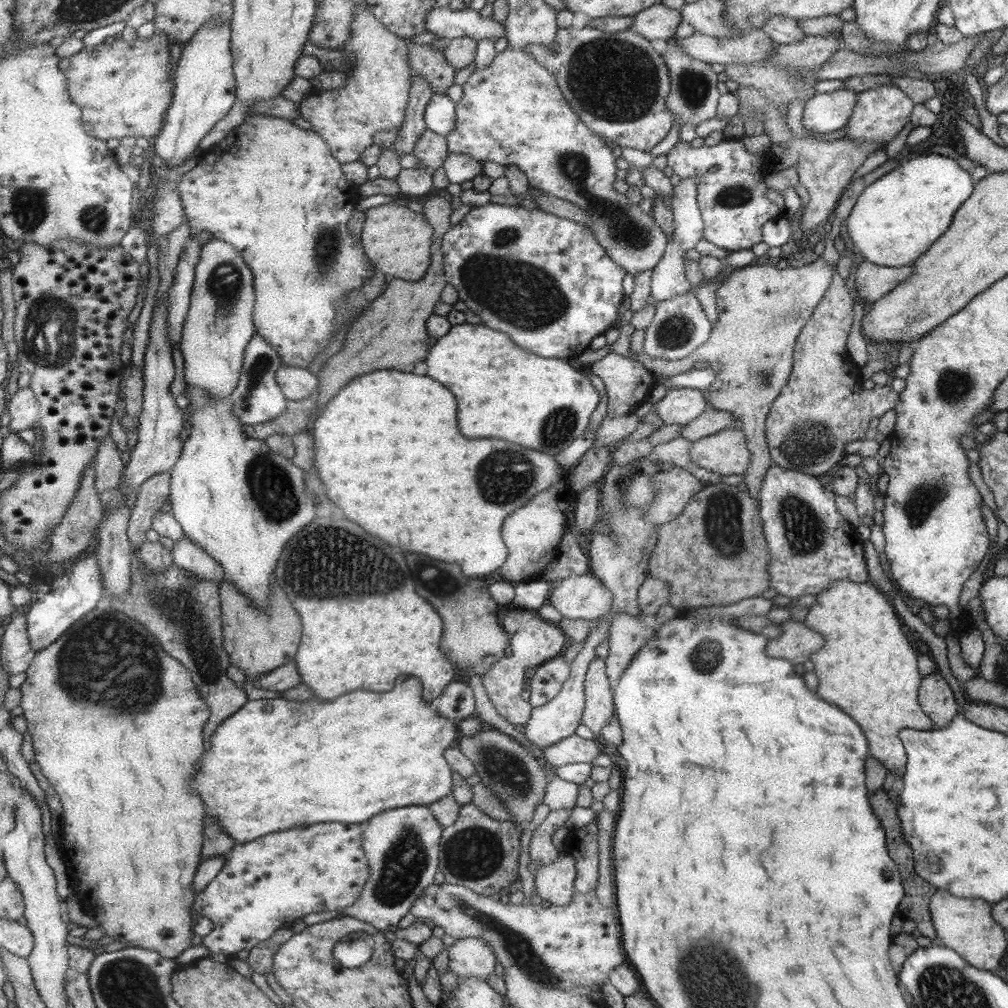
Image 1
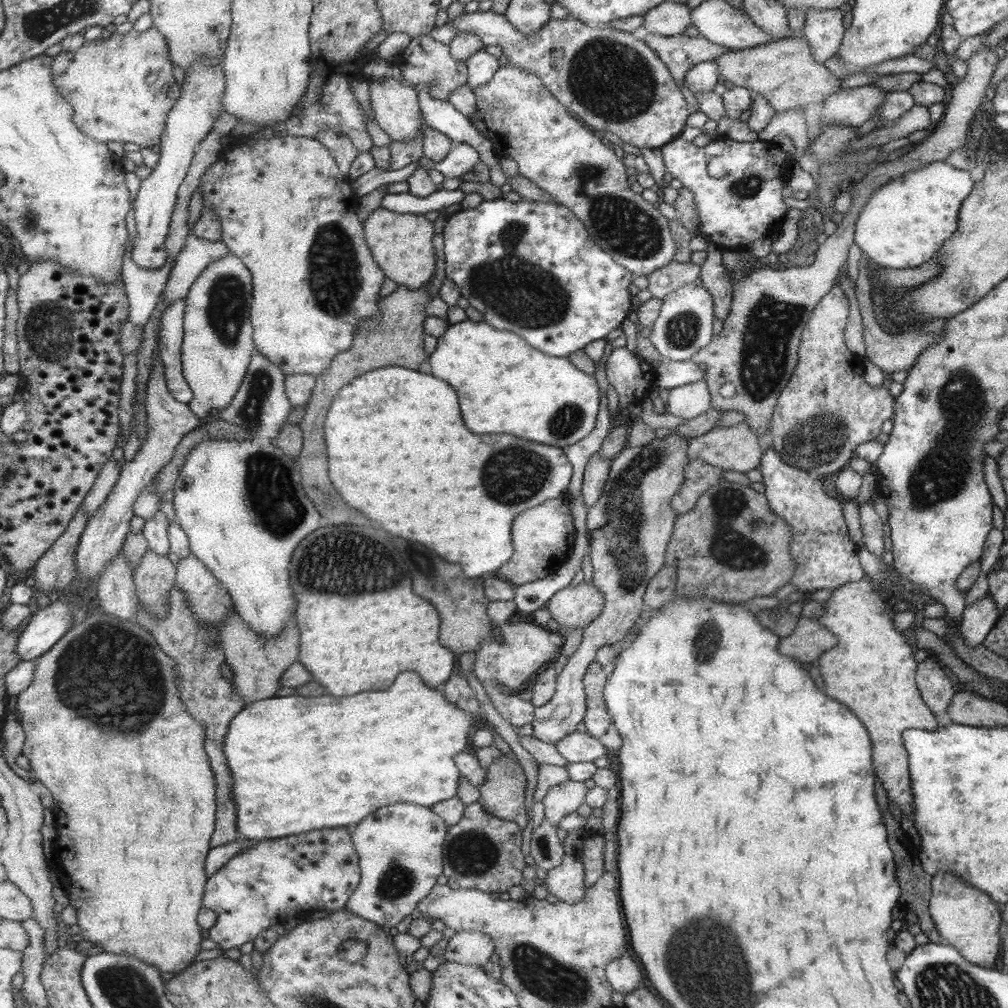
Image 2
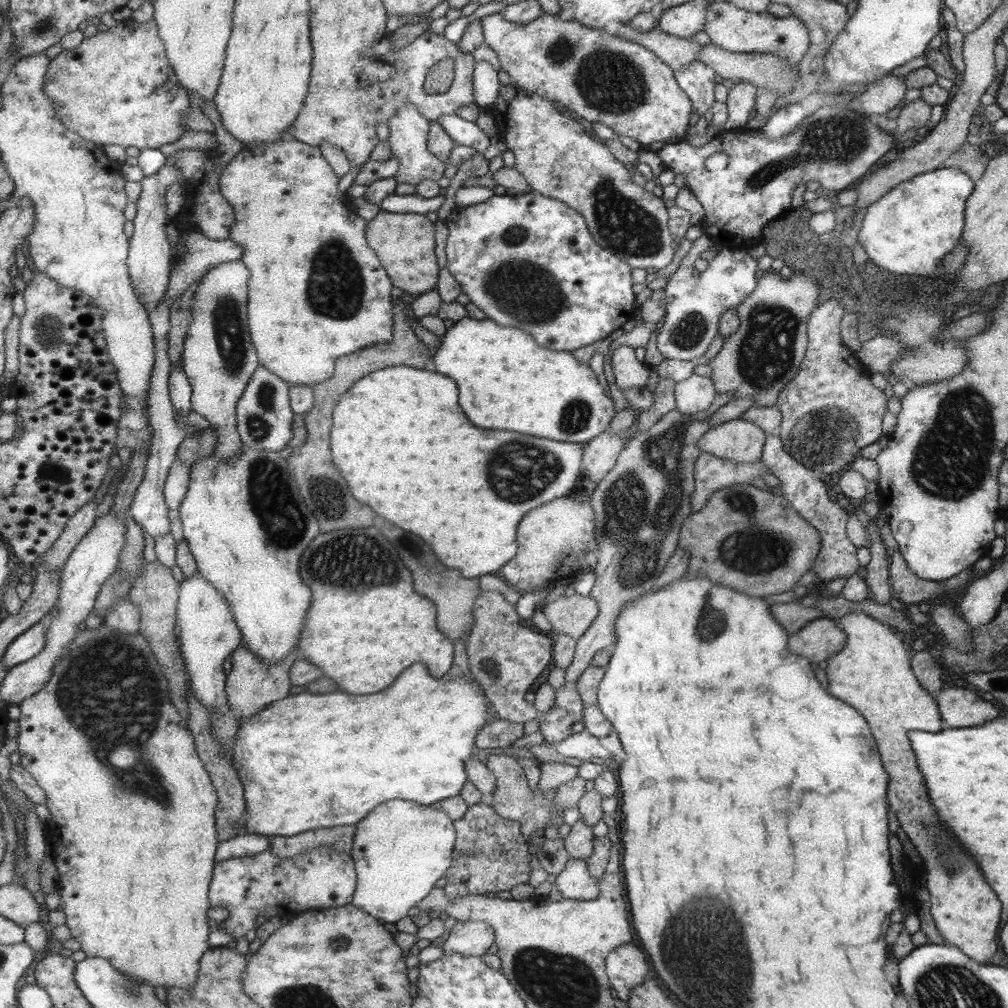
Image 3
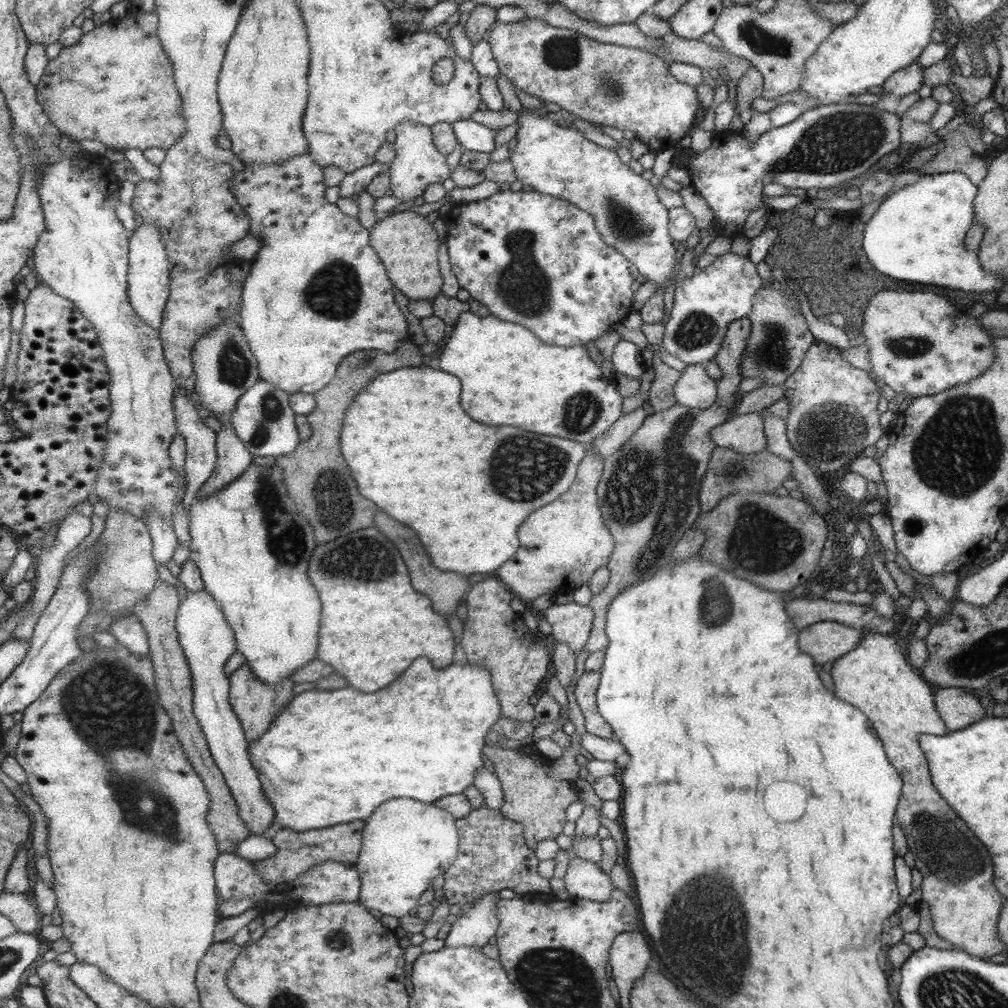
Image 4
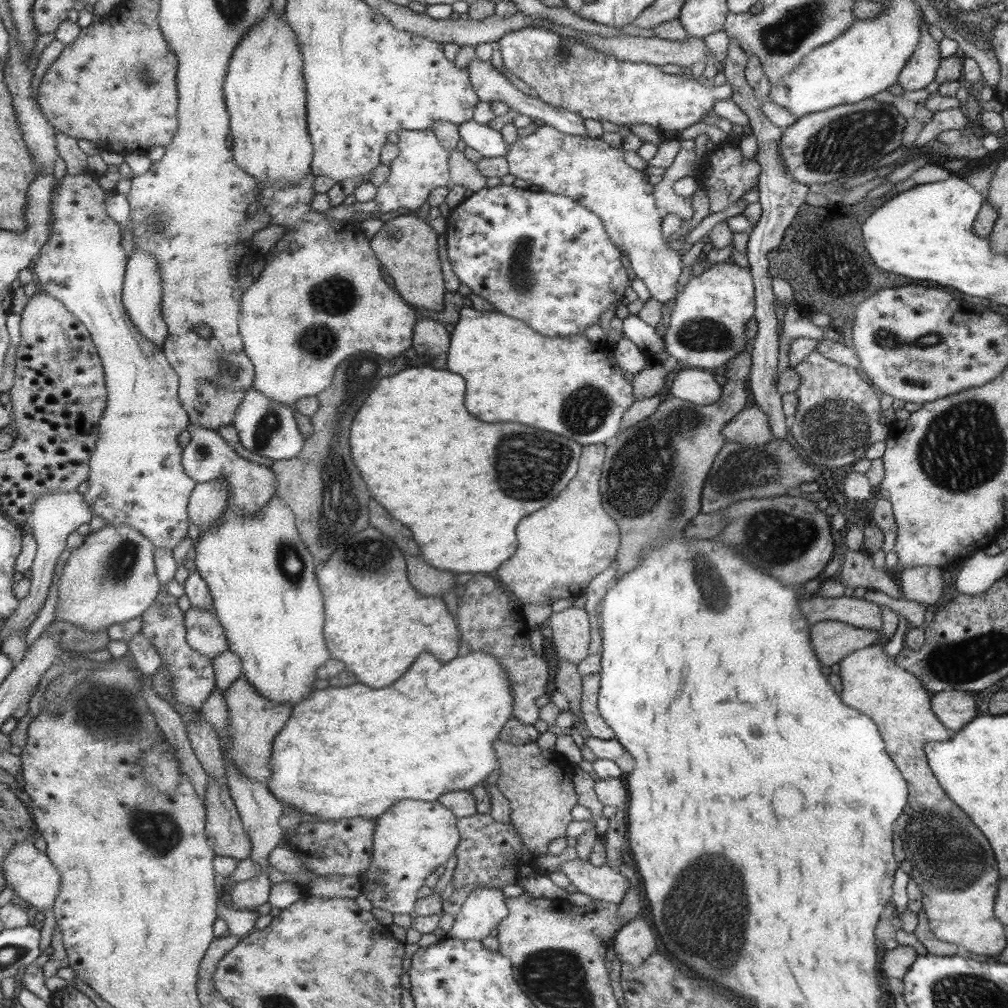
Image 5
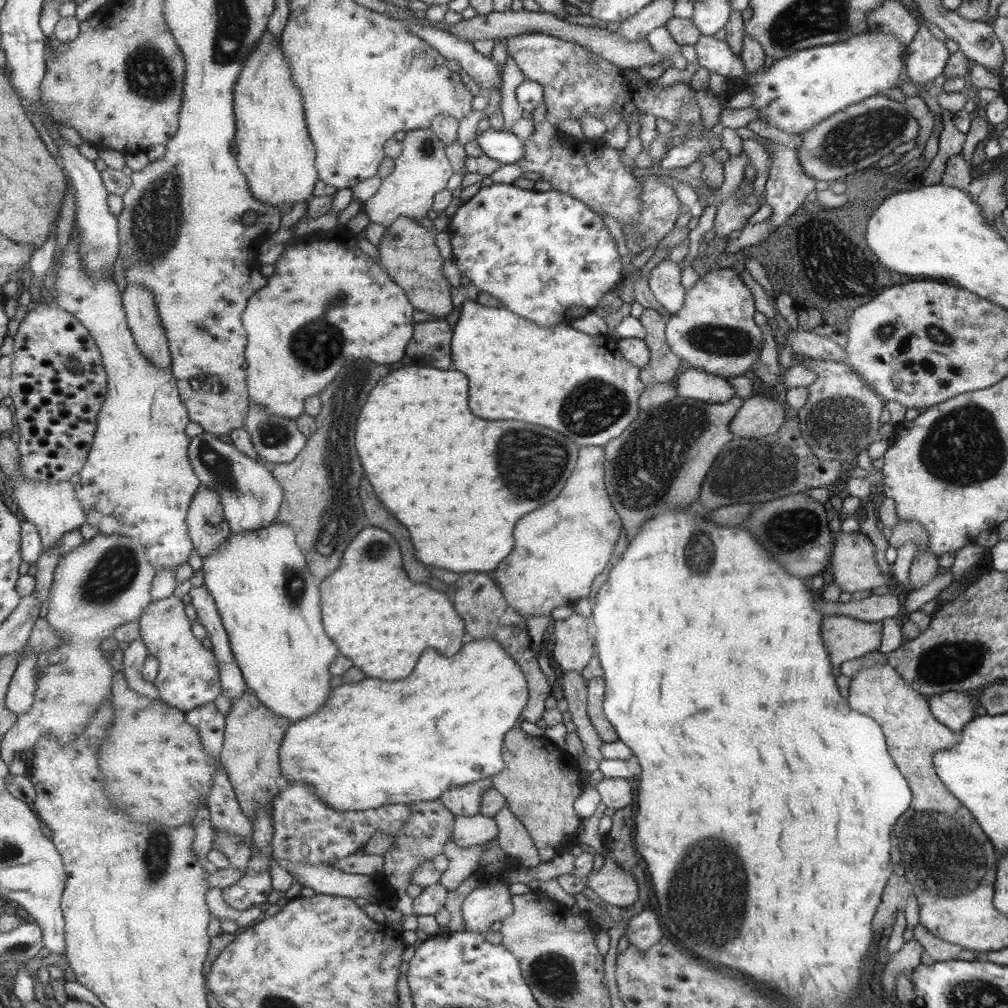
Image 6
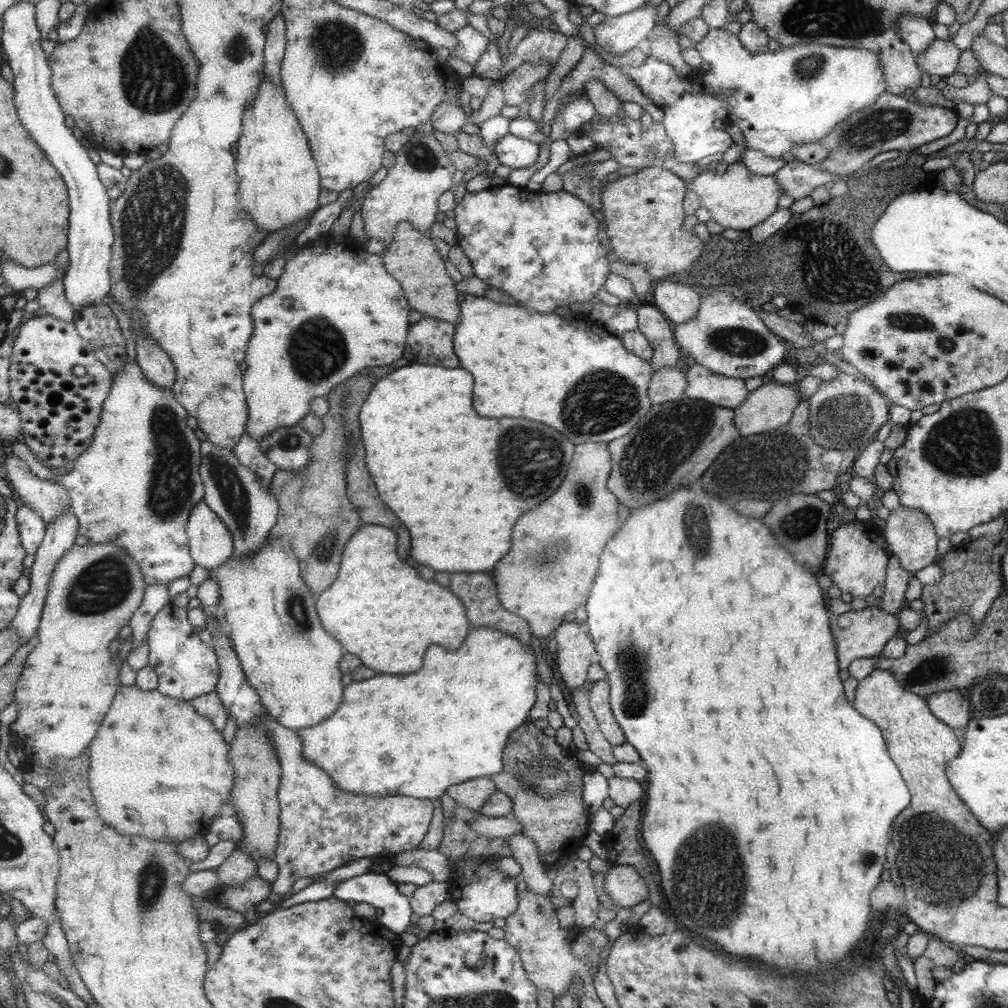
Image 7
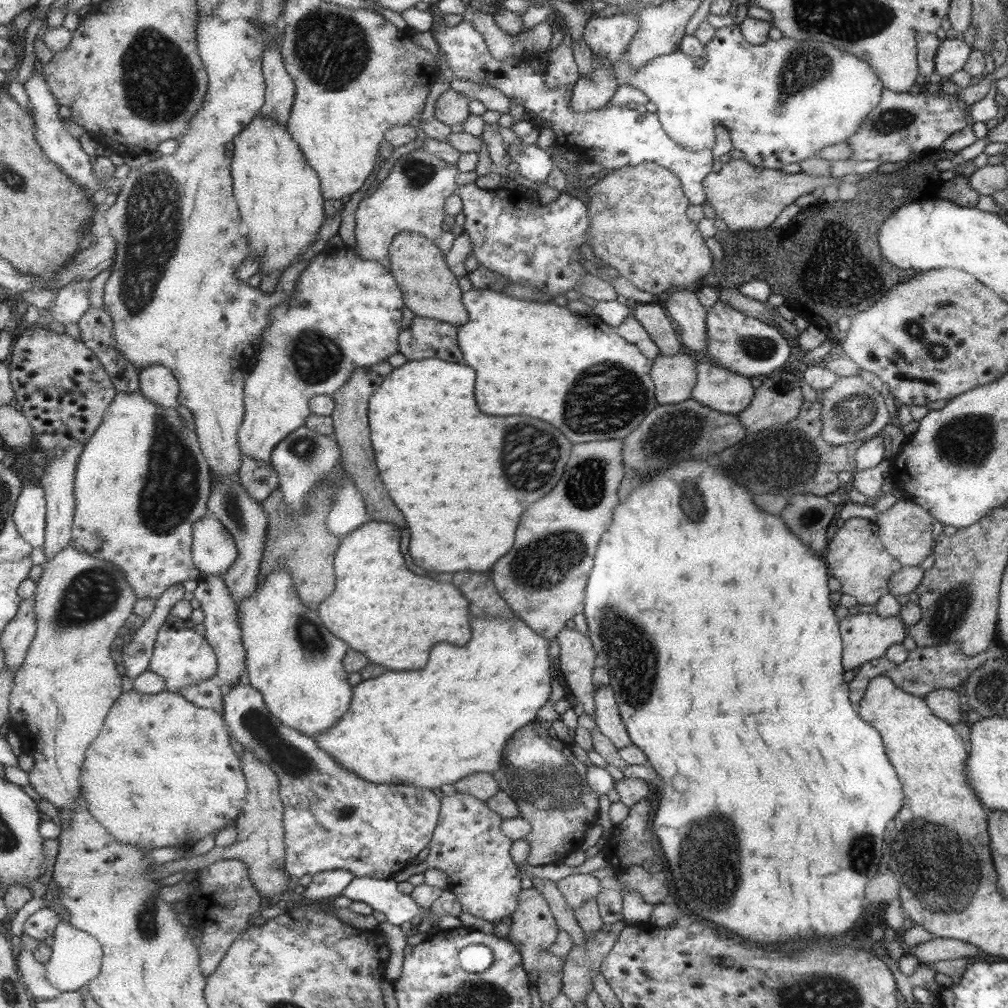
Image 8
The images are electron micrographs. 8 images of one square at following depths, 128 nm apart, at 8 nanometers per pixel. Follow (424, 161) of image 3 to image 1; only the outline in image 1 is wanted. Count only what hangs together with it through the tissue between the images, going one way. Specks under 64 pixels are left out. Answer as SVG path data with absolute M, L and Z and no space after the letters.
M368 6L353 8L353 22L349 26L349 38L341 50L345 53L351 70L346 72L344 88L337 90L323 90L312 94L301 101L298 106L299 116L309 122L311 131L320 136L332 148L332 154L337 162L355 162L361 153L371 144L371 136L378 131L399 130L404 122L407 92L409 92L409 74L405 74L409 66L408 42L399 35L393 34L376 17Z

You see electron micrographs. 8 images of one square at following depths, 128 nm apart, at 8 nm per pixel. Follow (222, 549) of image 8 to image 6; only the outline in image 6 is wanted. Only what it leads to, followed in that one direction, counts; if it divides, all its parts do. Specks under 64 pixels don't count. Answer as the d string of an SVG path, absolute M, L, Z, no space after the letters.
M200 486L188 506L187 525L195 554L202 560L229 536L231 528L224 518L220 495L215 490Z

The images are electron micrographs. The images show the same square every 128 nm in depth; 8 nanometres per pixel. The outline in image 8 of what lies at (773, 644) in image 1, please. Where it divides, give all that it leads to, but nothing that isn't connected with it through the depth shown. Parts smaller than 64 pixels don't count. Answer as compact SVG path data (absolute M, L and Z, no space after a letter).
M876 614L847 615L840 621L841 638L844 639L844 669L853 670L867 661L883 657L891 645L902 642L907 634L907 626L896 617L880 618Z

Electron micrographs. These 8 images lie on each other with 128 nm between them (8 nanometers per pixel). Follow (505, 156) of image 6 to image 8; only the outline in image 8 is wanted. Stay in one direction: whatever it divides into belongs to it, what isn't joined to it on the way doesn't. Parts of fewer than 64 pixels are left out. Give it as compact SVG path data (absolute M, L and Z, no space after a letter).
M499 125L496 132L506 145L507 150L505 150L505 153L511 161L518 164L516 174L520 174L523 178L535 182L535 184L545 183L545 178L547 178L547 174L553 167L549 151L543 150L535 144L519 145L520 138L510 128L502 128Z

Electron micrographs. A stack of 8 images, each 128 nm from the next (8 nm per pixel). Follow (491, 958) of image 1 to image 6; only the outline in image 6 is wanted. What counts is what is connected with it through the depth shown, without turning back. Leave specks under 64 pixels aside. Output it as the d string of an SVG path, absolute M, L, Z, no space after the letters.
M481 875L481 886L473 889L462 901L461 912L465 931L485 933L492 922L512 913L512 896L508 884L497 878Z

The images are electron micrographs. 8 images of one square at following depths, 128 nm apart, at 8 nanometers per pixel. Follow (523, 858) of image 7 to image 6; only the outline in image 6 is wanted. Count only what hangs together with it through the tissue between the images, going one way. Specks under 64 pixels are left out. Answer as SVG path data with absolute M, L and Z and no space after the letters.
M507 808L495 812L492 818L497 826L497 846L519 866L533 868L540 863L537 848L520 820Z

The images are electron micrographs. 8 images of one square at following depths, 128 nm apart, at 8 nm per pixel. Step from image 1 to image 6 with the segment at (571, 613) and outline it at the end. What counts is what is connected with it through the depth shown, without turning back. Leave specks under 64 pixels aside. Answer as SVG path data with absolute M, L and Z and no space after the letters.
M572 613L568 618L564 620L557 620L553 624L553 638L555 638L553 648L553 660L557 662L557 666L560 666L562 672L569 672L569 670L575 670L580 672L588 661L593 656L593 642L589 642L589 634L587 634L587 620L583 616L577 616Z

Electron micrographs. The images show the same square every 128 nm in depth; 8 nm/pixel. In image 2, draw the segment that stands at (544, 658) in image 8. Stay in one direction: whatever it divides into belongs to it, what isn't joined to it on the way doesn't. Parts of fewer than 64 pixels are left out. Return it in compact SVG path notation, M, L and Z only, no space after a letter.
M405 672L397 676L397 682L385 692L361 692L353 696L333 697L316 696L282 696L271 697L244 705L235 717L229 721L228 732L224 736L224 755L227 759L229 774L232 775L231 798L236 806L236 830L240 838L249 842L288 837L289 835L307 833L323 828L353 828L373 810L395 803L411 803L417 806L430 807L437 802L456 796L460 771L457 770L455 756L469 751L470 733L476 723L481 721L480 715L471 715L457 709L449 703L440 689L433 690L421 682L415 672Z

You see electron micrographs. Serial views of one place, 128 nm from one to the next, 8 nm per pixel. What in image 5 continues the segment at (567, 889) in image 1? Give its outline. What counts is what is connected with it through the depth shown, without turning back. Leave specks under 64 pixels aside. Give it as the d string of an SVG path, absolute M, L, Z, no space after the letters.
M579 859L563 861L557 866L557 871L565 874L569 884L577 891L587 894L593 900L611 904L619 904L627 892L631 882L625 880L625 875L619 870L613 870L609 865L593 866L588 860Z

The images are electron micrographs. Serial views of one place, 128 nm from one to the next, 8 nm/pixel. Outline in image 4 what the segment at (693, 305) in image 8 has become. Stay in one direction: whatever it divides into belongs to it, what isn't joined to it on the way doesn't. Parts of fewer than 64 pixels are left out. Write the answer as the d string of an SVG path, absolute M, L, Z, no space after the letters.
M534 104L532 111L523 110L519 118L516 118L519 126L515 135L517 144L508 154L515 178L523 184L524 189L564 199L597 218L597 230L601 230L601 238L605 238L605 242L609 242L613 249L621 250L621 254L625 254L625 258L637 268L641 281L647 280L659 290L673 274L675 248L674 240L667 236L667 210L659 203L653 186L639 174L631 172L626 164L621 164L615 152L588 142L574 129L561 128L551 120L543 120L542 113L543 110Z

